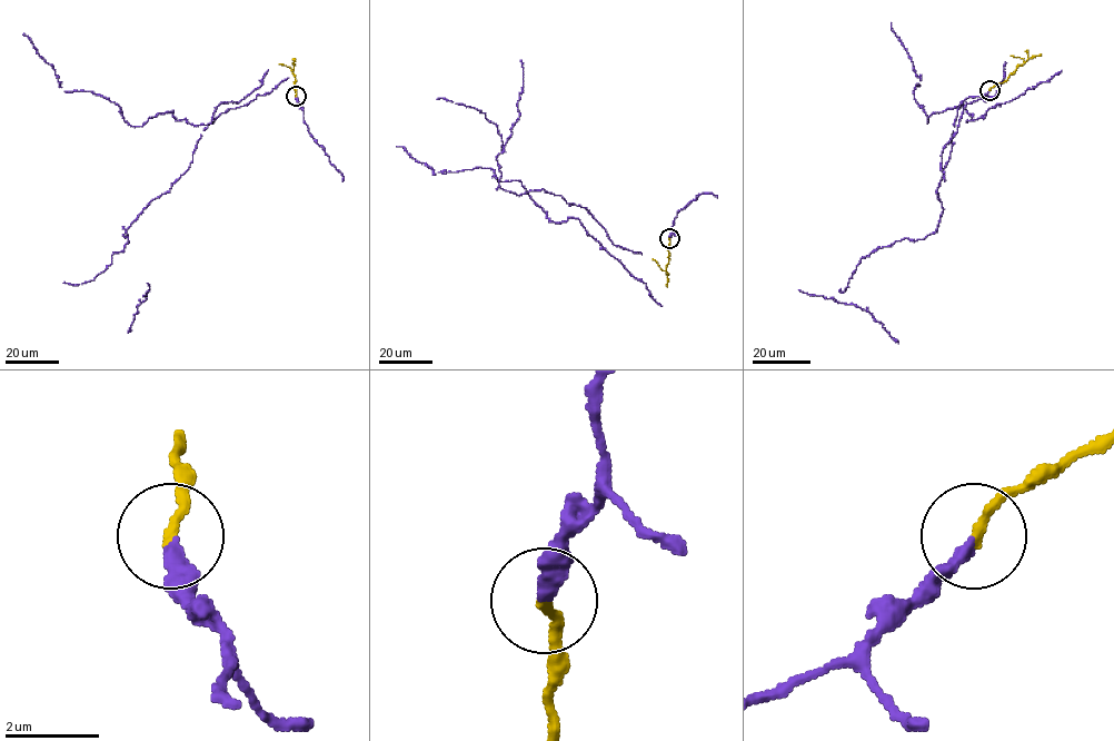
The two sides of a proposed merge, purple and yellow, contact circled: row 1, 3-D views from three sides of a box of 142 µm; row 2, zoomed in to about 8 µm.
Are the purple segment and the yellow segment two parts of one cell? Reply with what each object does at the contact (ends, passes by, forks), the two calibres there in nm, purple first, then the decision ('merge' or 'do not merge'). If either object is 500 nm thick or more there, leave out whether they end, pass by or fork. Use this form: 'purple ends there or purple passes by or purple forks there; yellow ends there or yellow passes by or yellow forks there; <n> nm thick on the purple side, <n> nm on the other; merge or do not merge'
purple ends there; yellow ends there; 280 nm thick on the purple side, 200 nm on the other; merge

